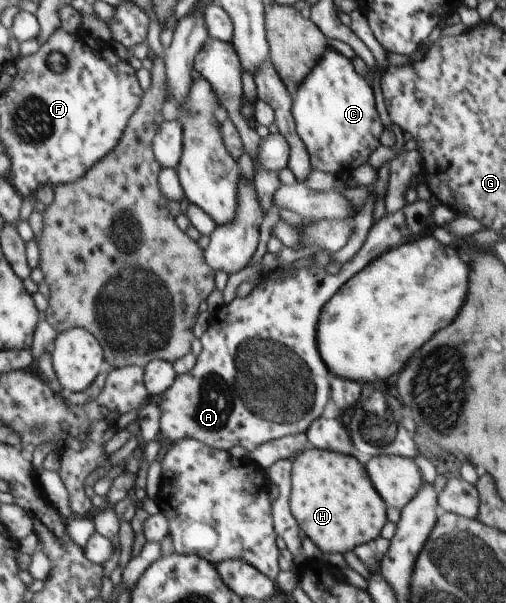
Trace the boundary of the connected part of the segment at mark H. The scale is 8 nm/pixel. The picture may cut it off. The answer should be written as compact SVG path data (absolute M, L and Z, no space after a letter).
M318 448L304 450L292 461L290 470L290 499L289 506L292 516L298 526L322 553L350 552L370 541L375 541L380 537L382 528L388 521L387 507L384 500L374 488L374 484L368 475L368 470L364 464L360 464L353 455L340 454L334 450L323 450Z

